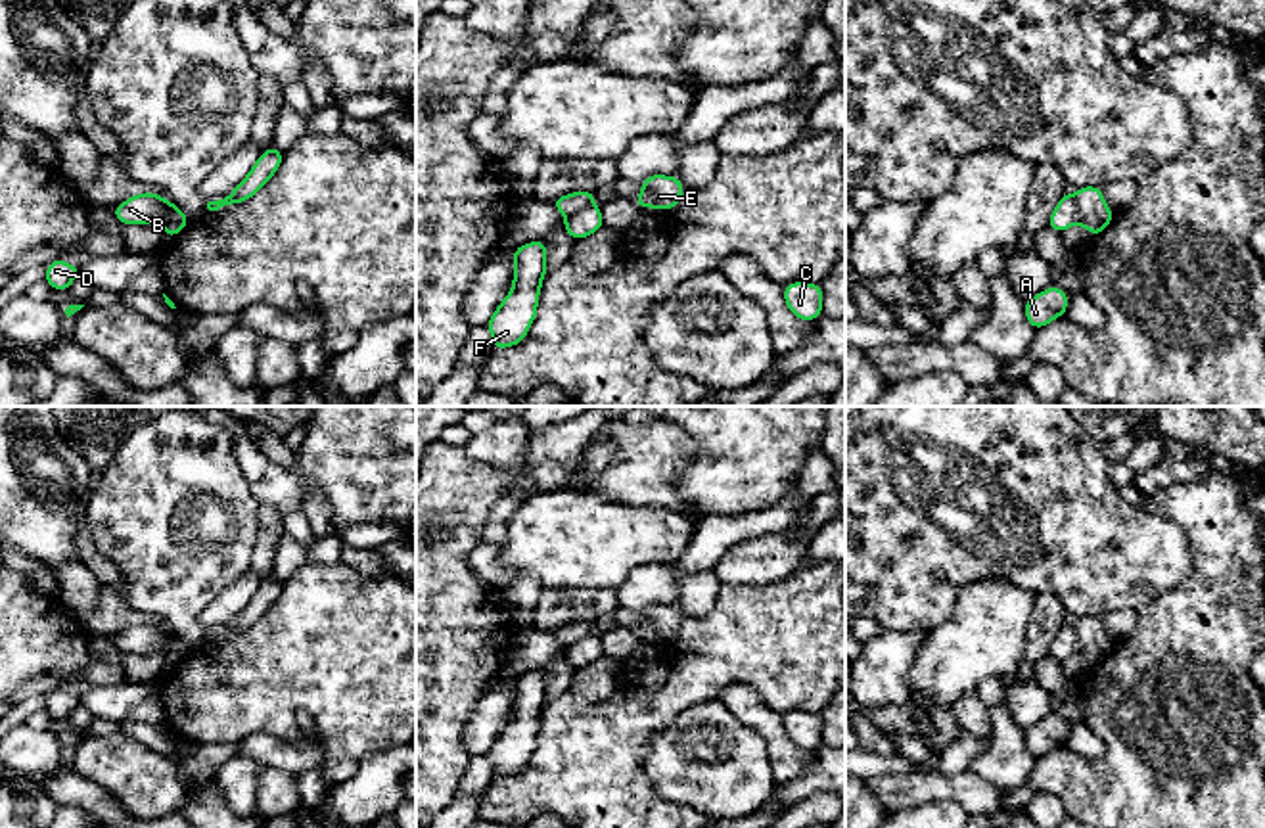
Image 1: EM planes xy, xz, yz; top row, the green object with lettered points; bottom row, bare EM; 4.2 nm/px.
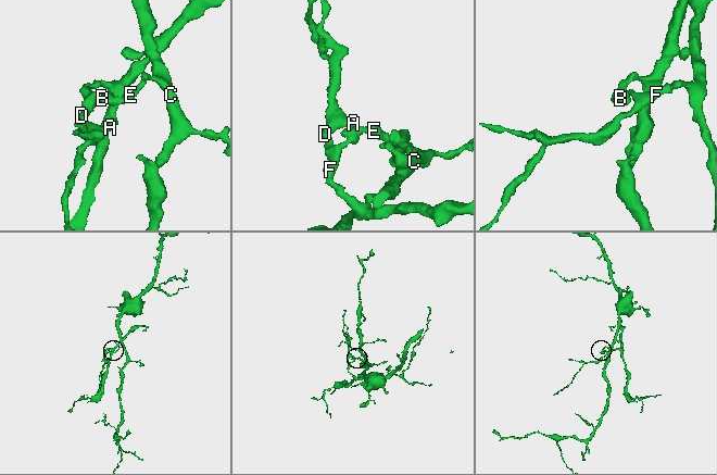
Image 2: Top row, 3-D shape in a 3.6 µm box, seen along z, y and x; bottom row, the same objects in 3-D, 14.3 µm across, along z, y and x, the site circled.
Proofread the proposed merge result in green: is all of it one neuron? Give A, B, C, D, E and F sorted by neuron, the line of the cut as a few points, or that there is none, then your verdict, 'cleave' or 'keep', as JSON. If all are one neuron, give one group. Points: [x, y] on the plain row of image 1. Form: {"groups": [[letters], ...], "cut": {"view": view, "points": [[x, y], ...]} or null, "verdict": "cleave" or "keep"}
{"groups": [["A", "D", "F"], ["B", "C", "E"]], "cut": {"view": "yz", "points": [[1072, 625], [1078, 637], [1078, 652]]}, "verdict": "cleave"}

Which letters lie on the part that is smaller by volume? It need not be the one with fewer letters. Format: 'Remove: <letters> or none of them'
Remove: A, D, F

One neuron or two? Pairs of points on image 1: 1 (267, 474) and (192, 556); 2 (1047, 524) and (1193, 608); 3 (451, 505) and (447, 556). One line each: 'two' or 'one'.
1: two
2: two
3: one

